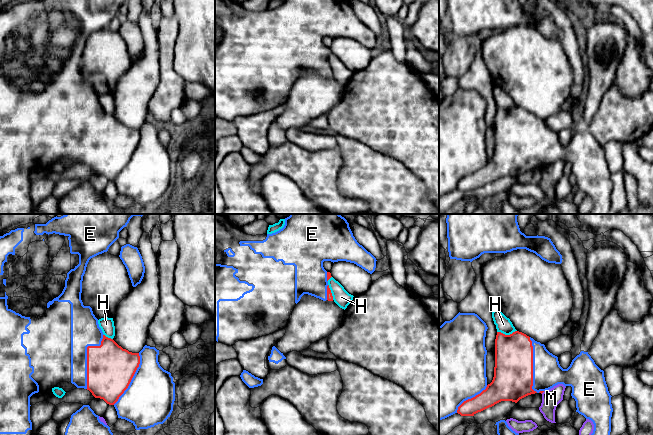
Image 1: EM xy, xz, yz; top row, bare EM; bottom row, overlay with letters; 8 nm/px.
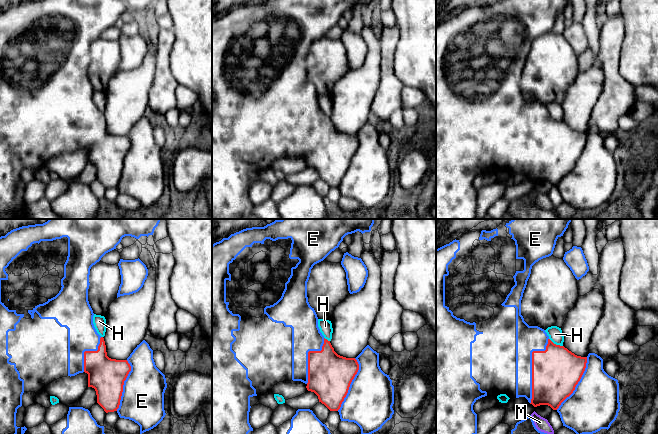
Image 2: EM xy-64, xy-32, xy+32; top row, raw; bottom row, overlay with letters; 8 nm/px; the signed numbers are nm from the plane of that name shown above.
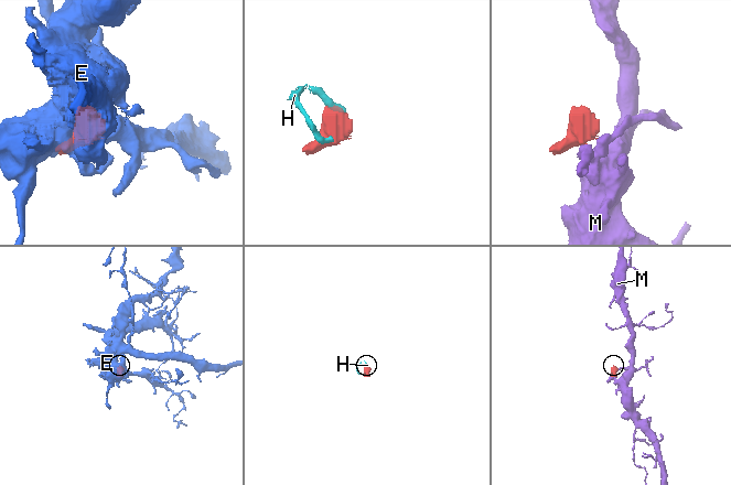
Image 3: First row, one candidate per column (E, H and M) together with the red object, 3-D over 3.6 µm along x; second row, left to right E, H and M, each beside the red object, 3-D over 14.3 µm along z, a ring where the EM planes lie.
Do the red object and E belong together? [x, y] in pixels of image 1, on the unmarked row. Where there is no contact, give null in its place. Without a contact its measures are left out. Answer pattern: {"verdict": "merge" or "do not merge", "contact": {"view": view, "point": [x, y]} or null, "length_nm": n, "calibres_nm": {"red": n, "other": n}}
{"verdict": "merge", "contact": {"view": "xy", "point": [87, 132]}, "length_nm": 460, "calibres_nm": {"red": 380, "other": 240}}

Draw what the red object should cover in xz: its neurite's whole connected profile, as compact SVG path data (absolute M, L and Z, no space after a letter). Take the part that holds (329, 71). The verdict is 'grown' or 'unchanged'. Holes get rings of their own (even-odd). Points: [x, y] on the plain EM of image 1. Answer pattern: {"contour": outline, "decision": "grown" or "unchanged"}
{"contour": "M215 0L215 117L228 122L233 122L238 117L248 117L258 113L266 112L275 107L285 105L290 91L296 80L304 70L319 74L323 77L333 77L333 72L328 61L328 56L332 53L323 43L324 37L338 38L346 37L354 39L368 49L372 50L376 44L376 34L360 21L349 3L349 0L285 0L282 5L272 10L248 11L235 0Z", "decision": "grown"}

